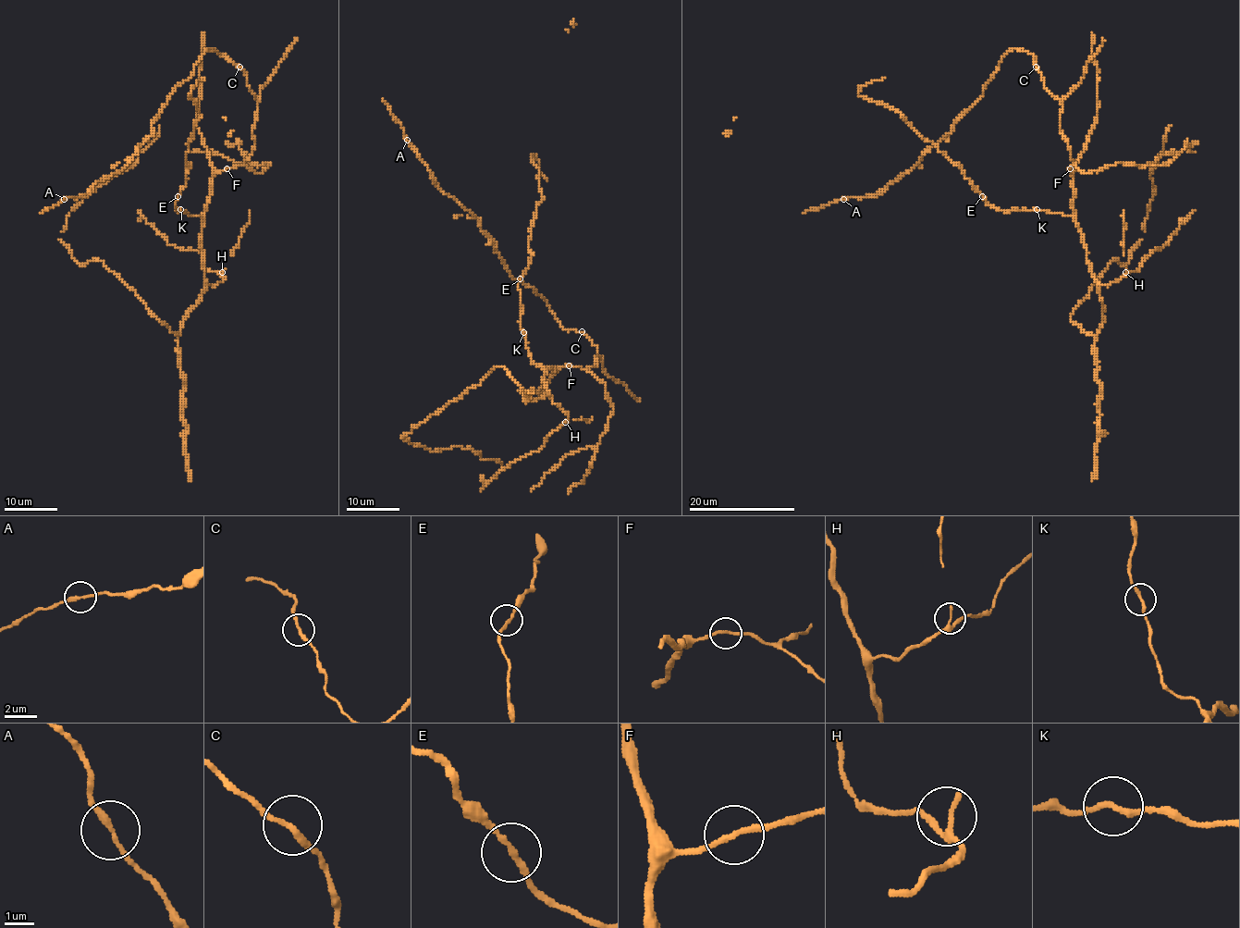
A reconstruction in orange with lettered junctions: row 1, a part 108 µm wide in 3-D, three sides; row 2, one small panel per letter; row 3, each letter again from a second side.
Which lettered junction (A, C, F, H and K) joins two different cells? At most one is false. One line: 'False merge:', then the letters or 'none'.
False merge: none

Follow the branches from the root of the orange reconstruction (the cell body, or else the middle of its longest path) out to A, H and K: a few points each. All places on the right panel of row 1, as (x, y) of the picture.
A: (1074, 177), (1061, 102), (1034, 55), (1012, 49), (984, 94), (909, 171), (877, 195), (843, 199)
H: (1074, 177), (1075, 223), (1094, 278), (1100, 285), (1110, 285), (1125, 272)
K: (1074, 177), (1073, 216), (1037, 210)

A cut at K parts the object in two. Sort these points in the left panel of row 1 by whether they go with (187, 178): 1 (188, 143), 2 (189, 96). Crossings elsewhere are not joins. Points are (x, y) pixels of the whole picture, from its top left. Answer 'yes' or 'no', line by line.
1: yes
2: yes

